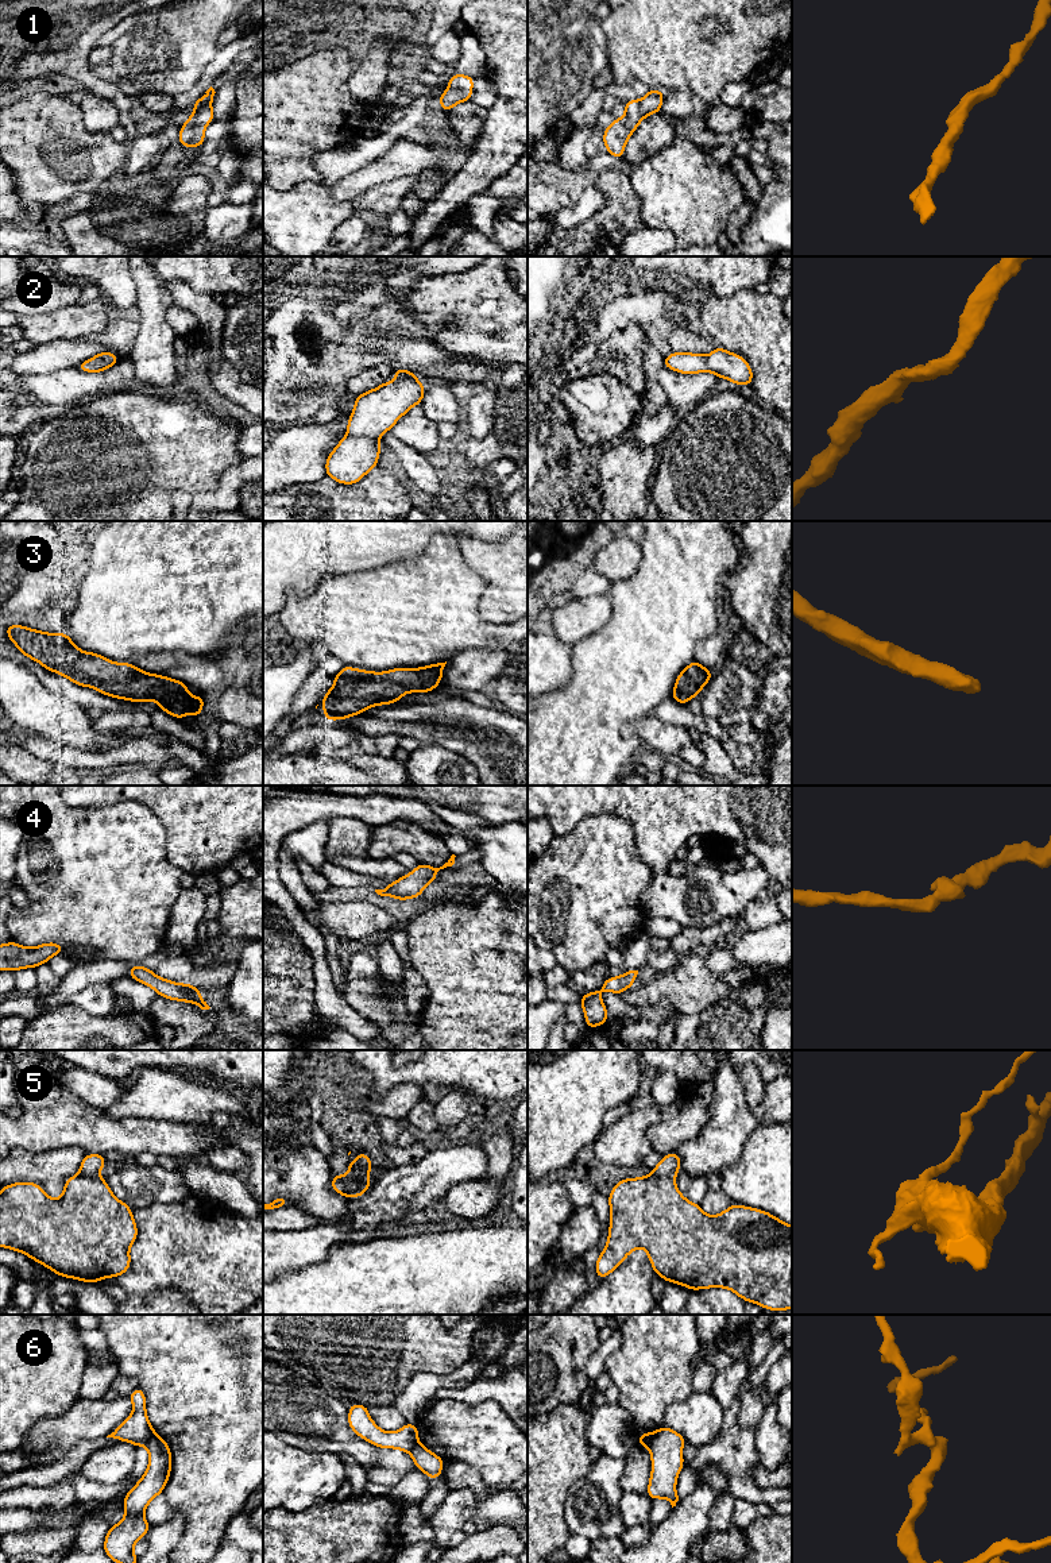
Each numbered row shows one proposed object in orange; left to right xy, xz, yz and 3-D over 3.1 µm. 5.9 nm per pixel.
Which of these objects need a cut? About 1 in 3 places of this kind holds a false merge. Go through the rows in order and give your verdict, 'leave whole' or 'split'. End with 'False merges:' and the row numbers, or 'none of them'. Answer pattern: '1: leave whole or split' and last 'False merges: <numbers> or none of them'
1: leave whole
2: leave whole
3: leave whole
4: leave whole
5: split
6: split
False merges: 5, 6

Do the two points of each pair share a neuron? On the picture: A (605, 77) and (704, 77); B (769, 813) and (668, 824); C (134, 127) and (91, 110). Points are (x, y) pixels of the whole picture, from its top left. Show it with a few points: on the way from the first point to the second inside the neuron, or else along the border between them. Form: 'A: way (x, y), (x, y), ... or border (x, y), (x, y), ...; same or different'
A: border (609, 64), (613, 80); different
B: way (744, 813), (694, 813); same
C: border (99, 97), (107, 97), (115, 105), (120, 123); different

